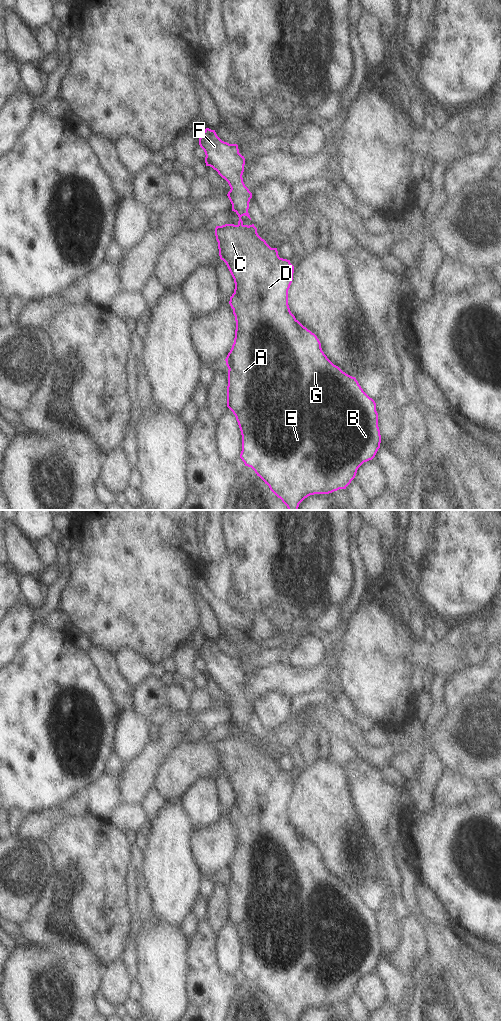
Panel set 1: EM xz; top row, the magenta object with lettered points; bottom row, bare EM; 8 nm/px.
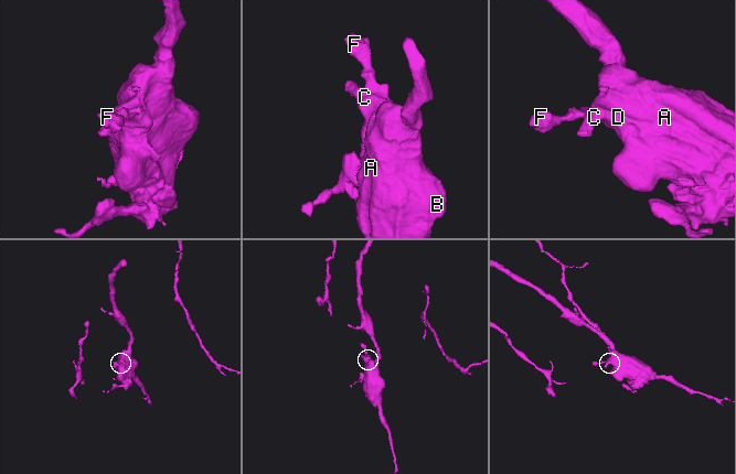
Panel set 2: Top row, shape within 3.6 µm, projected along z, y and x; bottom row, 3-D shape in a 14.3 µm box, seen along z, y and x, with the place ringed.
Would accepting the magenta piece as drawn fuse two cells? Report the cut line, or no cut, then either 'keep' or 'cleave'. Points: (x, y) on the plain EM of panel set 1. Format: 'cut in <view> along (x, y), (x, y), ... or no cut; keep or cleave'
no cut; keep

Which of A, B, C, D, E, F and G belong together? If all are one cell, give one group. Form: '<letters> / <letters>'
A B C D E F G

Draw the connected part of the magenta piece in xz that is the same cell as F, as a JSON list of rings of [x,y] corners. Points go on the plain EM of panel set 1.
[[[206,640],[200,647],[199,657],[205,664],[206,678],[212,679],[228,694],[231,701],[227,708],[232,716],[232,723],[234,723],[239,729],[237,737],[225,736],[222,738],[216,738],[215,748],[218,754],[220,771],[226,775],[235,795],[234,805],[230,809],[229,813],[236,833],[235,850],[232,860],[225,873],[229,881],[227,919],[235,927],[242,947],[242,963],[240,970],[244,974],[245,978],[251,979],[255,983],[257,988],[259,988],[265,996],[269,998],[270,1002],[282,1012],[288,1021],[298,1021],[299,1016],[310,1007],[329,1006],[339,1001],[346,1001],[346,999],[355,990],[358,980],[364,974],[372,972],[375,969],[381,955],[376,915],[363,903],[355,889],[343,884],[327,870],[322,863],[321,855],[317,848],[304,839],[291,825],[288,817],[288,802],[293,792],[294,778],[290,775],[290,772],[280,770],[277,760],[271,760],[266,753],[258,747],[257,740],[254,736],[249,738],[243,736],[241,731],[242,728],[245,727],[251,732],[248,721],[252,705],[243,694],[242,687],[244,684],[245,670],[239,665],[238,657],[222,653],[217,648],[215,642],[211,642],[209,640]]]

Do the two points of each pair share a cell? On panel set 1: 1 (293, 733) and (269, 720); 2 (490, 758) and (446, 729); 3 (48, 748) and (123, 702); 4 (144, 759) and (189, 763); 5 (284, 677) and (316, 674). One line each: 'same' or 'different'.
1: different
2: same
3: different
4: different
5: same

